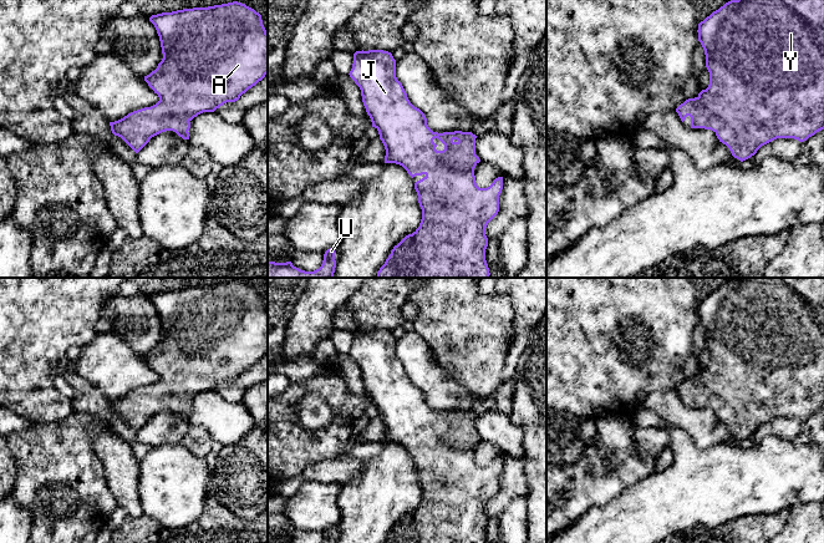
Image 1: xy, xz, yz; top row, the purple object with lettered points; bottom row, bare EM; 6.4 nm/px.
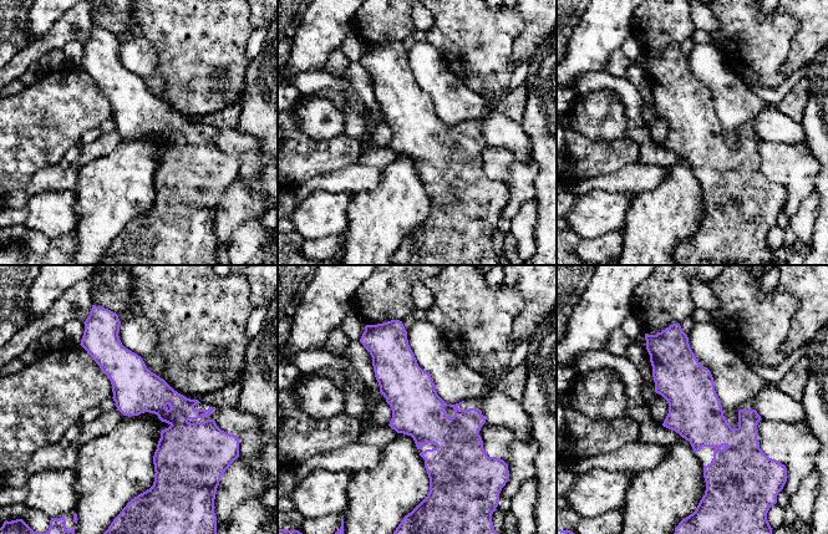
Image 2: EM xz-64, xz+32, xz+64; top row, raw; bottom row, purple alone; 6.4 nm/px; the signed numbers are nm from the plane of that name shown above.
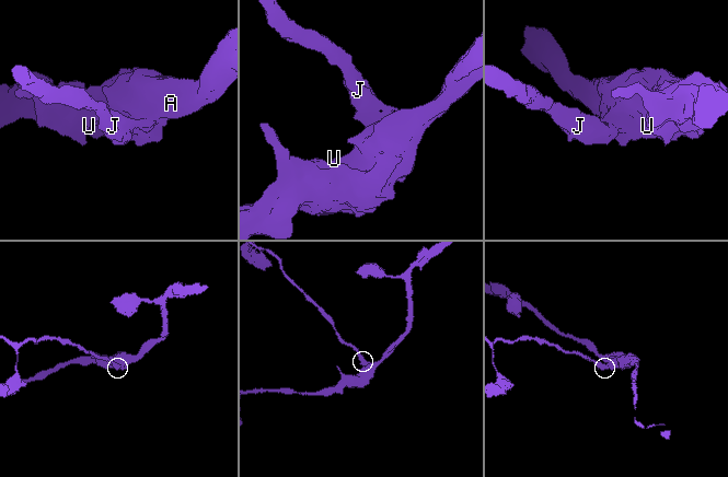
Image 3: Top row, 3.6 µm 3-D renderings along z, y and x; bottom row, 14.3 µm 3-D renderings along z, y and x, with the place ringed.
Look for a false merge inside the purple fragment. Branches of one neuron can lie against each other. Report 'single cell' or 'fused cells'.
single cell

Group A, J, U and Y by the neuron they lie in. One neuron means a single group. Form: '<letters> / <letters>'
A J U Y

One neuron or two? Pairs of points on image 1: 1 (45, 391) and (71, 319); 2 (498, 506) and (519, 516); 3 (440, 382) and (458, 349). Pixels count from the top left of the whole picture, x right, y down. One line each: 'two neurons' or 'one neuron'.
1: one neuron
2: two neurons
3: two neurons

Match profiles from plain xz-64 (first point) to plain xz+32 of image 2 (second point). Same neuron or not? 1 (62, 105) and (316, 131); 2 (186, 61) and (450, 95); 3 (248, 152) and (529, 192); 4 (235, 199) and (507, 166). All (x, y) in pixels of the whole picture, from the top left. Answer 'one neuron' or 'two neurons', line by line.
1: two neurons
2: two neurons
3: two neurons
4: one neuron

